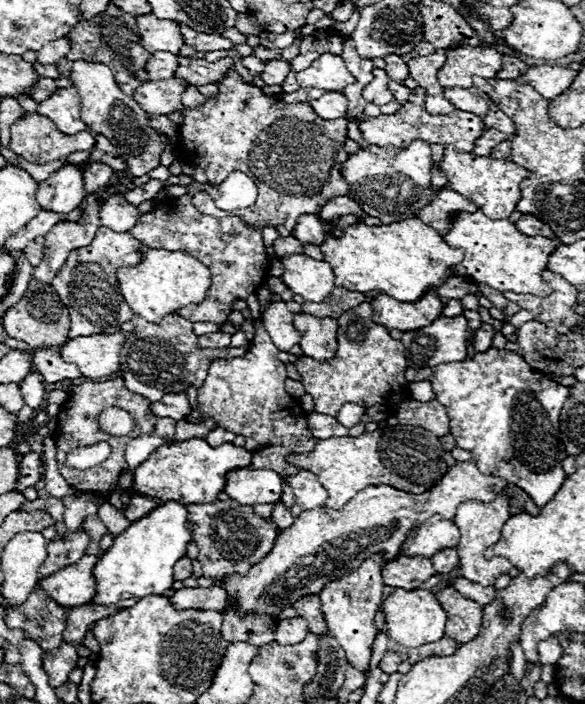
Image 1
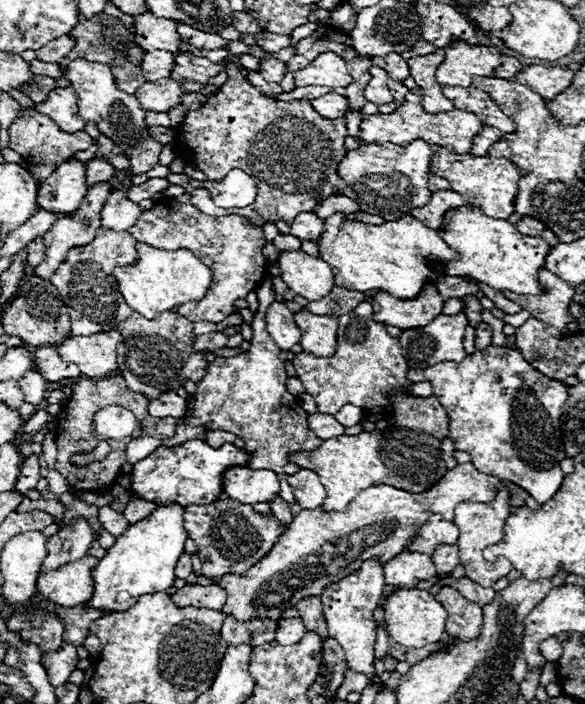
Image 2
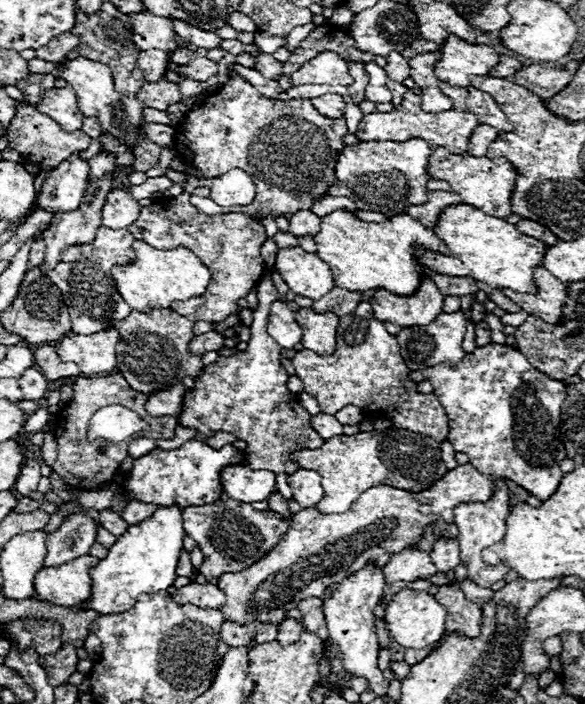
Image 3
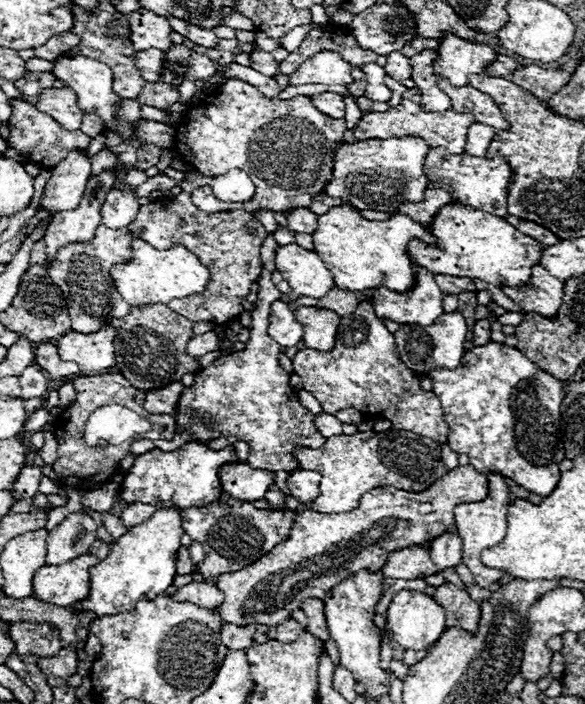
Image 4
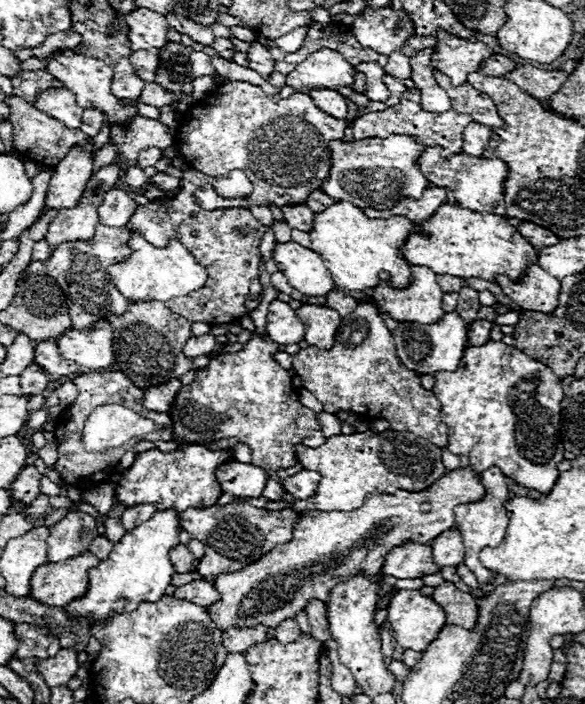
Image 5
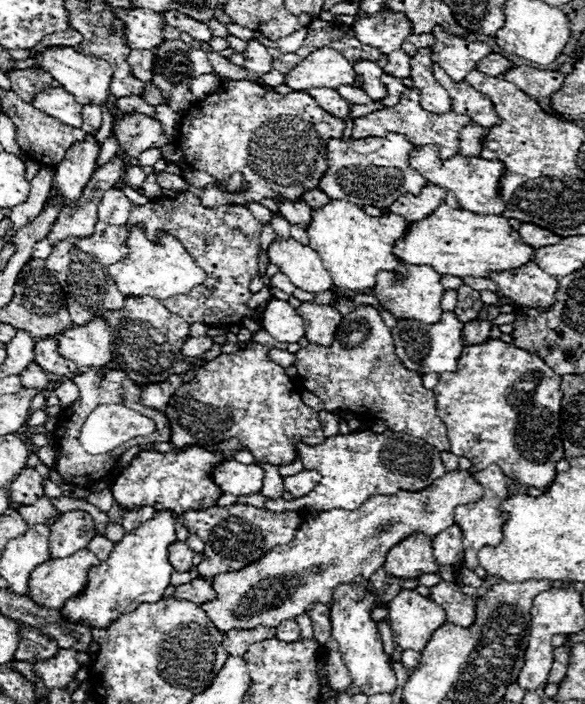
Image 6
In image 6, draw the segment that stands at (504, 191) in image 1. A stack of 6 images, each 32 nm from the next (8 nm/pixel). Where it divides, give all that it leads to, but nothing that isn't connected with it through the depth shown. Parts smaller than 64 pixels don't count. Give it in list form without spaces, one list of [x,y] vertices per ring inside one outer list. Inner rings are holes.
[[[418,148],[412,152],[412,160],[410,160],[412,168],[416,168],[422,176],[426,176],[426,180],[430,184],[436,184],[440,188],[446,188],[450,192],[454,192],[458,204],[464,210],[472,210],[478,214],[502,214],[504,212],[504,202],[500,198],[500,182],[498,178],[504,176],[504,164],[500,160],[484,160],[484,158],[468,158],[468,156],[452,156],[450,160],[442,160],[440,154],[436,152],[436,148]]]

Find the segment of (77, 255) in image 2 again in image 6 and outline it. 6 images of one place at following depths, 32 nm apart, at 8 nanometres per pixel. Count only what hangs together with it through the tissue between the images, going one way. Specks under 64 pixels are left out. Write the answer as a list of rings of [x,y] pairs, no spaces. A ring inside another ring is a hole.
[[[98,222],[94,236],[86,240],[78,240],[78,238],[64,240],[54,246],[54,252],[46,260],[46,268],[58,278],[62,290],[66,292],[66,304],[74,326],[84,326],[92,318],[102,318],[102,312],[106,310],[124,308],[124,296],[118,292],[112,276],[108,274],[108,266],[124,260],[130,254],[126,240],[128,240],[126,226],[110,228],[110,224]]]

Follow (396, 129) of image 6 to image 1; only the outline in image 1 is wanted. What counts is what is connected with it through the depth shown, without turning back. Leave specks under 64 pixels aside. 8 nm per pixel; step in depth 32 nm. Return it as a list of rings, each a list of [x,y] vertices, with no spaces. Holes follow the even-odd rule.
[[[408,102],[396,114],[380,114],[376,118],[366,118],[360,124],[360,130],[362,130],[364,140],[374,146],[394,146],[394,148],[402,150],[414,140],[426,140],[428,144],[442,144],[442,146],[454,144],[460,152],[472,152],[474,142],[482,136],[486,126],[478,116],[474,116],[470,112],[454,110],[450,114],[434,116],[434,114],[428,114],[424,106]]]

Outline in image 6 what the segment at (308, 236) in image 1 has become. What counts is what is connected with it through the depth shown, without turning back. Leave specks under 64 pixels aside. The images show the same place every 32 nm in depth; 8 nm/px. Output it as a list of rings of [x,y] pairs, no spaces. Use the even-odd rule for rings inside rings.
[[[286,202],[286,204],[278,204],[282,216],[288,220],[288,224],[298,224],[300,228],[310,226],[310,218],[312,218],[312,210],[306,202]]]

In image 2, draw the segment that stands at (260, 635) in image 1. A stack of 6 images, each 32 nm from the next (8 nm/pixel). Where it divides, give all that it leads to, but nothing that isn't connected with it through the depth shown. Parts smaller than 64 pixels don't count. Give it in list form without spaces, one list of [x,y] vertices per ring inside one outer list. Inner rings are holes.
[[[226,616],[222,624],[222,638],[228,644],[250,644],[250,646],[262,646],[266,642],[272,642],[276,636],[276,622],[274,620],[260,620],[252,618],[248,622],[238,622],[234,616]]]

